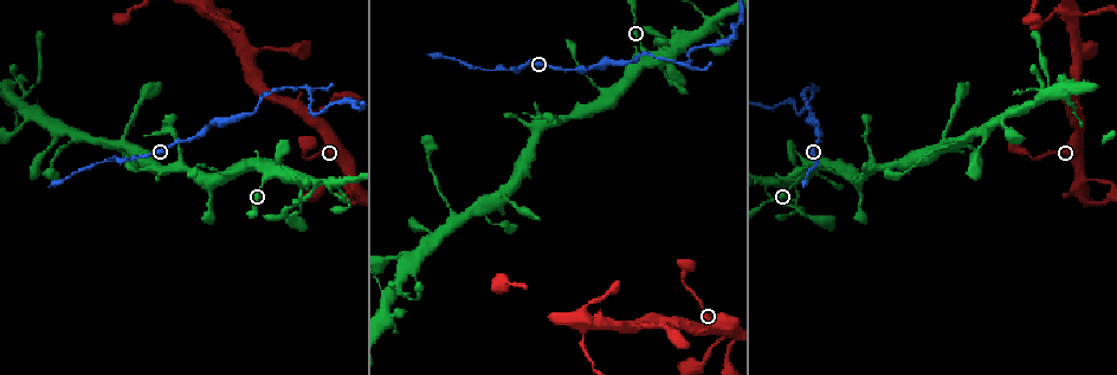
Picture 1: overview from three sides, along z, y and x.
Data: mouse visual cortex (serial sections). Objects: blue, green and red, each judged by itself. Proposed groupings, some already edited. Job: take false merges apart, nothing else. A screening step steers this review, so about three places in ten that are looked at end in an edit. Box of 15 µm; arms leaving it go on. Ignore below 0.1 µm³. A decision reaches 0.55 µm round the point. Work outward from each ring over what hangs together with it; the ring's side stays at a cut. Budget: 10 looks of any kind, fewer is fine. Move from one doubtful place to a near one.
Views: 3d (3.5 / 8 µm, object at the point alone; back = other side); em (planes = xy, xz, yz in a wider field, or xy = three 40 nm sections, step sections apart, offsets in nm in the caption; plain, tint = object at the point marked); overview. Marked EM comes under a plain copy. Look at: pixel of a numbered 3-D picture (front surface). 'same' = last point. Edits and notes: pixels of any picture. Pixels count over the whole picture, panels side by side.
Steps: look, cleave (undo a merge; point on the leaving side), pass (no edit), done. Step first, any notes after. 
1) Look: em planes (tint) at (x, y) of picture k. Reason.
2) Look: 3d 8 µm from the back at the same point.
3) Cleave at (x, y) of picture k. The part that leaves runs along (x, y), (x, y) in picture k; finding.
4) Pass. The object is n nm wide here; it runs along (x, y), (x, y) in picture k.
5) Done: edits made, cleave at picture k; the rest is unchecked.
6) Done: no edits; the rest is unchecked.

Look: 3d 3.5 µm at (588, 69) of picture 1. Narrows sharply.

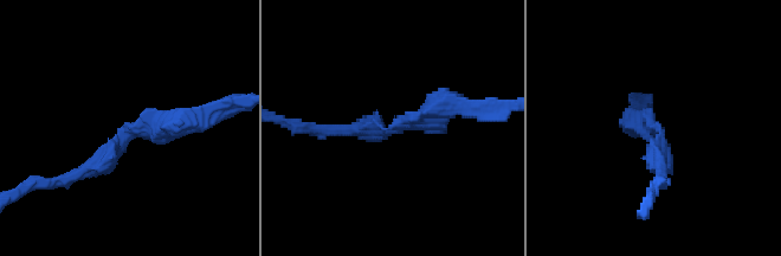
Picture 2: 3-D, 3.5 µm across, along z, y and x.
Look: em xy step 2 (tint) at (658, 130) of picture 2. The arms are 150, 300 nm wide.

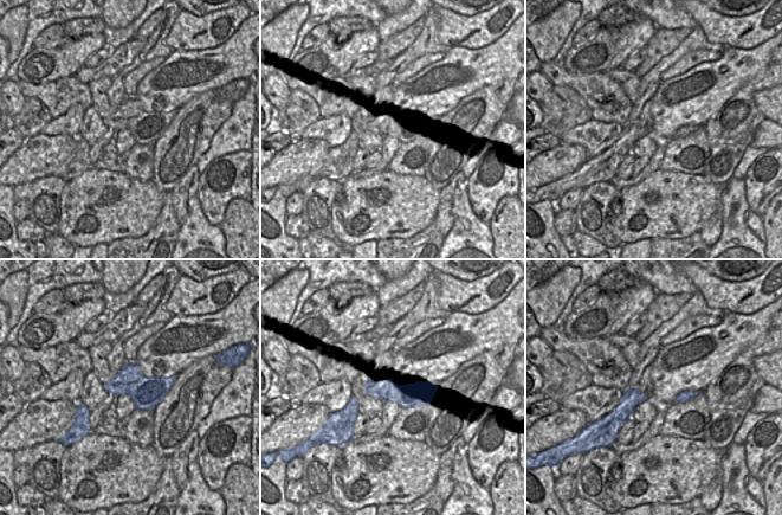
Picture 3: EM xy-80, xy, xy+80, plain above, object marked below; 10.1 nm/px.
Pass. The object is 260 nm wide here; it runs along (66, 179), (133, 128), (198, 117) in picture 2; all the same cell.

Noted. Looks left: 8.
Look: 3d 3.5 µm at (561, 116) of picture 1. Three-way junction.

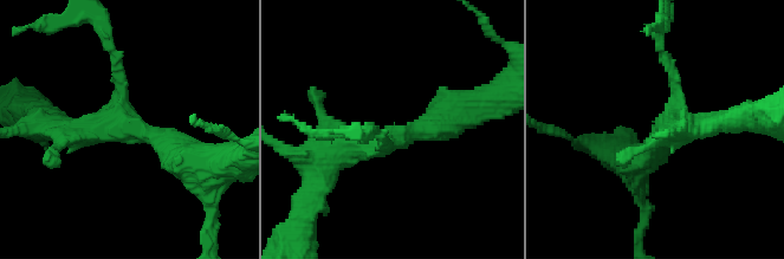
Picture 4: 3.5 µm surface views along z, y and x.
Look: em planes (tint) at (392, 135) of picture 4. 3 arms meet here; the arms are 150, 300, 400 nm wide; shape alone is not enough.

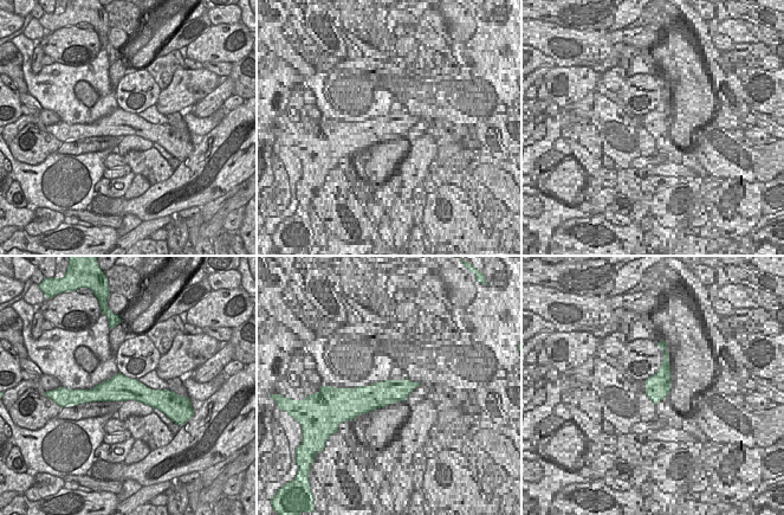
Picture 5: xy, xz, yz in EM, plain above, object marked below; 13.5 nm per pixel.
Pass. It runs along (86, 392), (162, 392) in picture 5; all the same cell.

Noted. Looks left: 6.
Look: 3d 3.5 µm at (301, 199) of picture 1. A narrow waist.

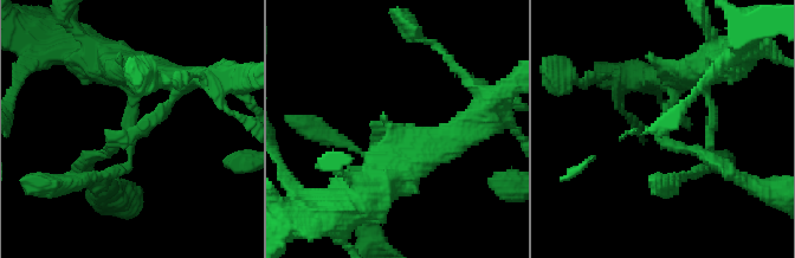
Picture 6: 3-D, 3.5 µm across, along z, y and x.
Look: em xy step 5 (tint) at (132, 130) of picture 6. The arms are 150, 150 nm wide; now the EM.

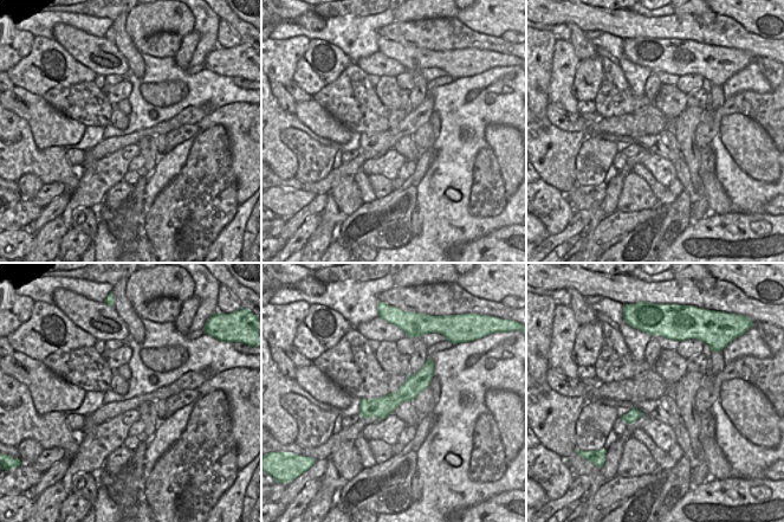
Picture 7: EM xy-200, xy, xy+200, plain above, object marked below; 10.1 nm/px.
Pass. It runs along (429, 362), (403, 394), (362, 412) in picture 7; continuous, no second cell.

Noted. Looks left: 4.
Look: 3d 3.5 µm at (310, 92) of picture 1.

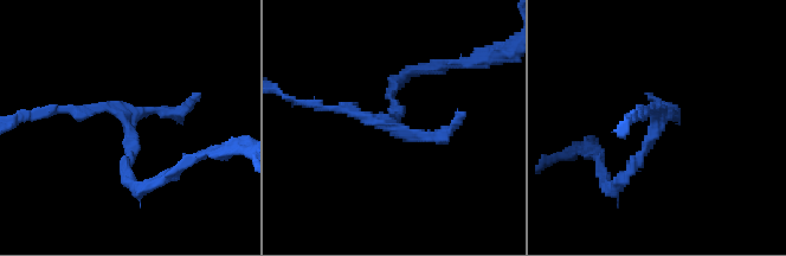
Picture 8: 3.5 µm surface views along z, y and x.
Look: em xy step 1 (tint) at (394, 126) of picture 8. Shape alone is not enough.

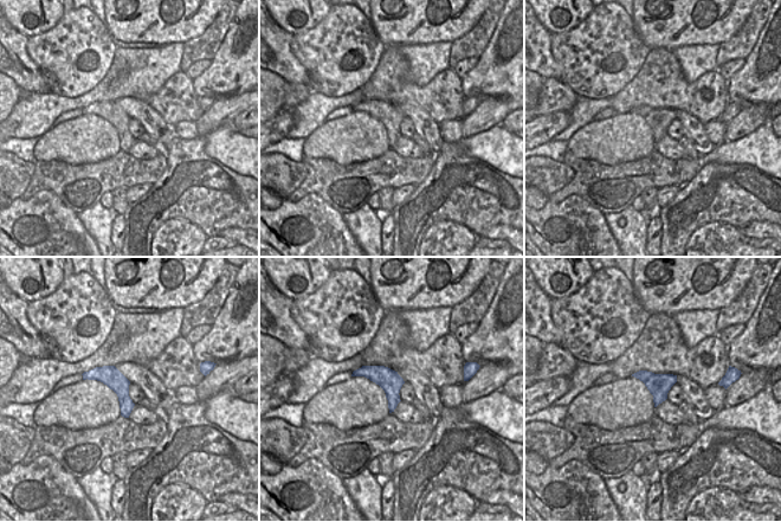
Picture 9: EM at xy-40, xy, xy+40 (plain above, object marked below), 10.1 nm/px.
Pass. It runs along (64, 108), (118, 108), (130, 119), (134, 184) in picture 8; continuous, no second cell.

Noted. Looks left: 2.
Done: no edits; the rest is unchecked.

